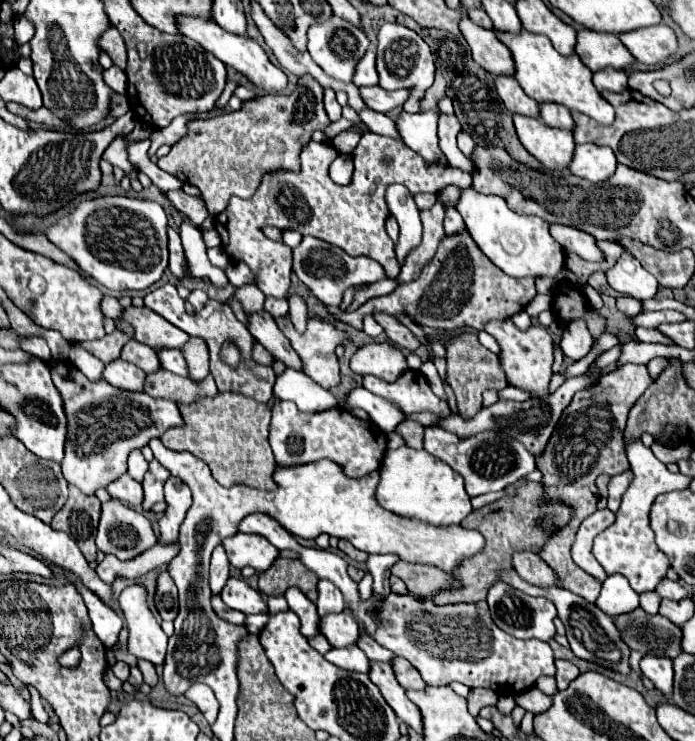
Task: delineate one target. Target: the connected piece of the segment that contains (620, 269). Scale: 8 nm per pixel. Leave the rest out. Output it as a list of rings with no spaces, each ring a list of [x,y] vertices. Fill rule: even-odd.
[[[630,253],[618,257],[614,267],[606,271],[606,281],[614,291],[640,301],[652,299],[658,291],[656,277],[652,277],[652,273],[648,273]]]

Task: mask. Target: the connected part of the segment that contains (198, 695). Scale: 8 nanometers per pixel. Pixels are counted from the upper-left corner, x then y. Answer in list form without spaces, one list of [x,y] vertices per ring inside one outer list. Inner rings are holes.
[[[196,683],[196,685],[192,685],[192,689],[188,689],[188,693],[184,693],[184,695],[204,713],[204,717],[208,719],[210,725],[216,721],[216,715],[218,715],[218,707],[220,707],[220,705],[218,705],[218,701],[216,701],[212,689],[208,689],[208,685]]]

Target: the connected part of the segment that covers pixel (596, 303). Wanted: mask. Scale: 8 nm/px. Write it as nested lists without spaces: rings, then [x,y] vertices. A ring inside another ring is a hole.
[[[588,284],[586,285],[586,289],[584,290],[584,295],[589,301],[588,304],[591,308],[595,310],[600,310],[602,308],[603,300],[601,298],[601,295]]]

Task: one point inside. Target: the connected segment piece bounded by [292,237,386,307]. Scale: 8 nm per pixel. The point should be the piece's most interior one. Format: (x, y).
(327, 271)

